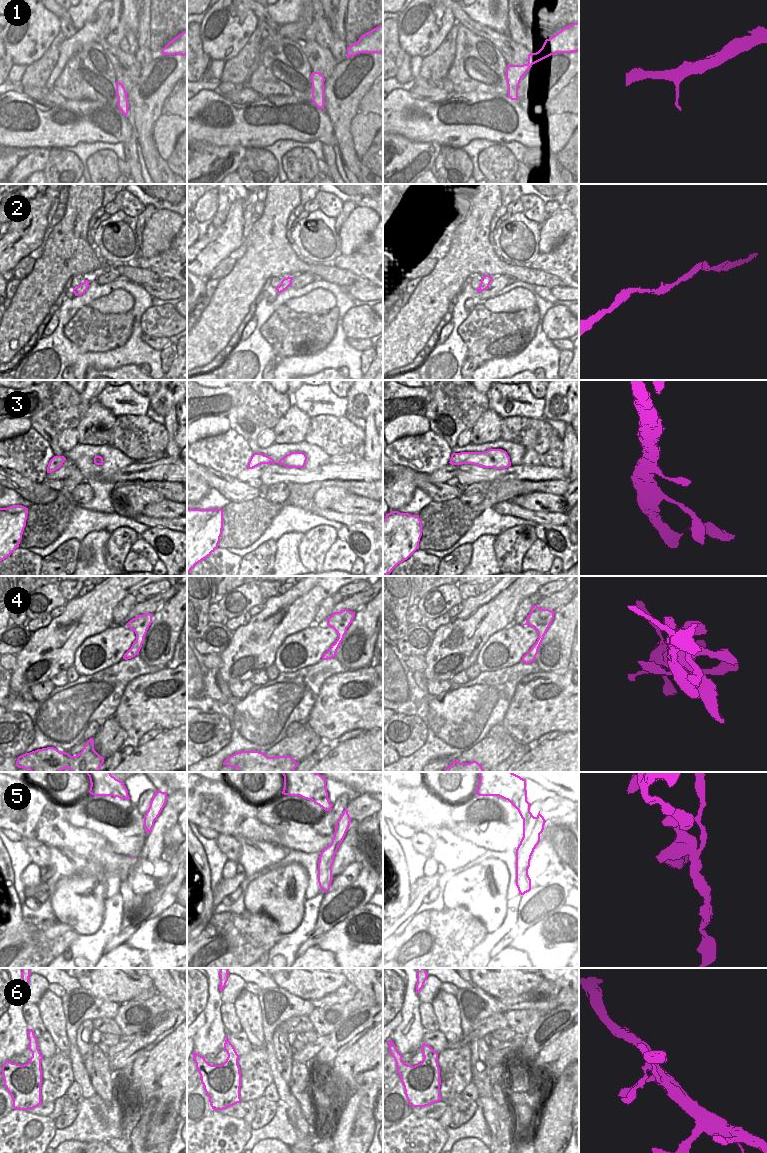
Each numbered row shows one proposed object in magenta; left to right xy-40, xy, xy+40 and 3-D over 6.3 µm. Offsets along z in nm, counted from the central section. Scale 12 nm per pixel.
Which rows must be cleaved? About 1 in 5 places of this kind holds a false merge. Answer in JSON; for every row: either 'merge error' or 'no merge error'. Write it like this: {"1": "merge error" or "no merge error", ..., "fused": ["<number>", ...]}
{"1": "no merge error", "2": "no merge error", "3": "no merge error", "4": "no merge error", "5": "merge error", "6": "no merge error", "fused": ["5"]}

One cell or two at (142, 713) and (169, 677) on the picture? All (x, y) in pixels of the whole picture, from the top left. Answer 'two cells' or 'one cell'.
one cell

